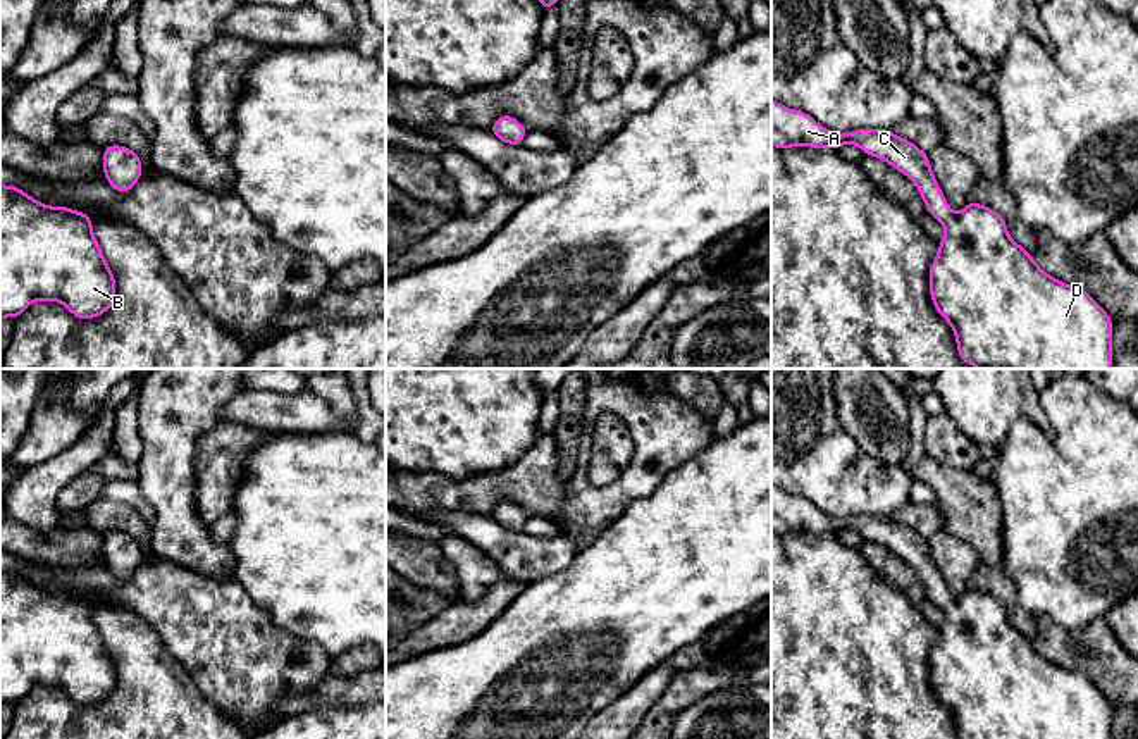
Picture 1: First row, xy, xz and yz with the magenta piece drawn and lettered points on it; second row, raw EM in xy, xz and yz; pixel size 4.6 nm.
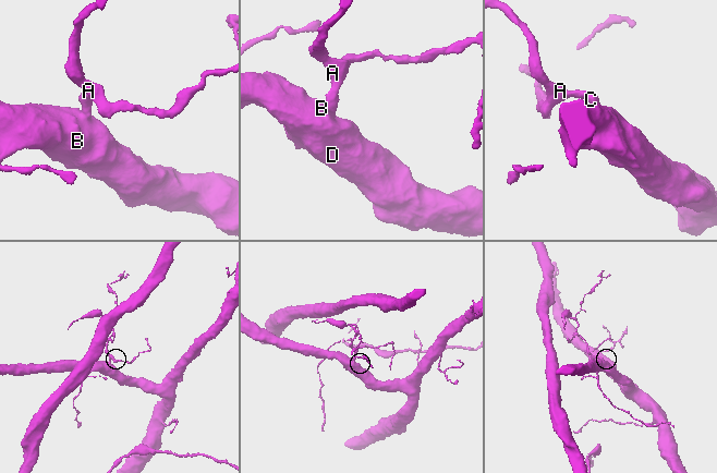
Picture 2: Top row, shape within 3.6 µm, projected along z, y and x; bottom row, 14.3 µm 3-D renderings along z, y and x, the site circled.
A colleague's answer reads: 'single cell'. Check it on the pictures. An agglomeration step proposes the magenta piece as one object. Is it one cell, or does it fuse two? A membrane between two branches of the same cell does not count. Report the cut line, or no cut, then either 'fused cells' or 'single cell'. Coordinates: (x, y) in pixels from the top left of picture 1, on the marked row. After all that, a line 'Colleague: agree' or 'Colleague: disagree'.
no cut | single cell
Colleague: agree

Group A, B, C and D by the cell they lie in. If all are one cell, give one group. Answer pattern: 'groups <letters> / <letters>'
groups A B C D

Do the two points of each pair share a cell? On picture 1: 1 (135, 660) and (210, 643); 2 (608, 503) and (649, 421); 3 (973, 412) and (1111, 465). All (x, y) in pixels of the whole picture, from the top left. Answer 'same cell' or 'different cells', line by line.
1: different cells
2: same cell
3: different cells

